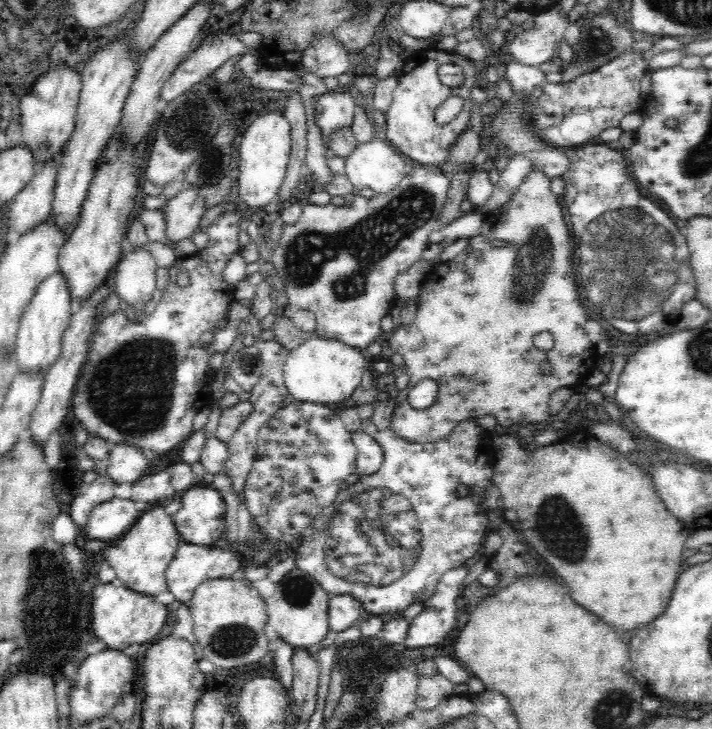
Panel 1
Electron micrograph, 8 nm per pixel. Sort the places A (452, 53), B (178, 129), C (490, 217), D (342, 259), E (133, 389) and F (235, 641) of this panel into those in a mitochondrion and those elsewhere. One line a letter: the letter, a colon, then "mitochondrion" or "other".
A: other
B: mitochondrion
C: other
D: mitochondrion
E: mitochondrion
F: mitochondrion

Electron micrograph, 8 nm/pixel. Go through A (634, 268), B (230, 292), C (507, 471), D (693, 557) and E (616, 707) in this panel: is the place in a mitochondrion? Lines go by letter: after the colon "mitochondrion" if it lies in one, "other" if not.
A: mitochondrion
B: other
C: other
D: other
E: mitochondrion

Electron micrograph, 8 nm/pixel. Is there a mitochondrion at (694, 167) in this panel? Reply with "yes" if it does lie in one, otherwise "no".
yes

